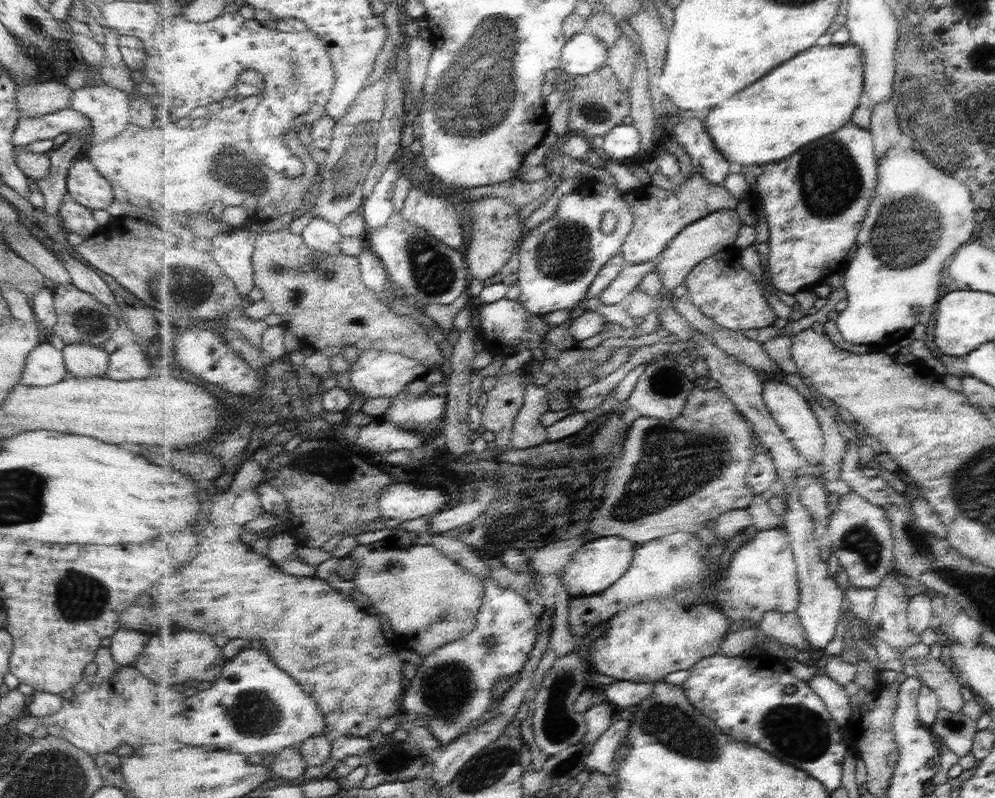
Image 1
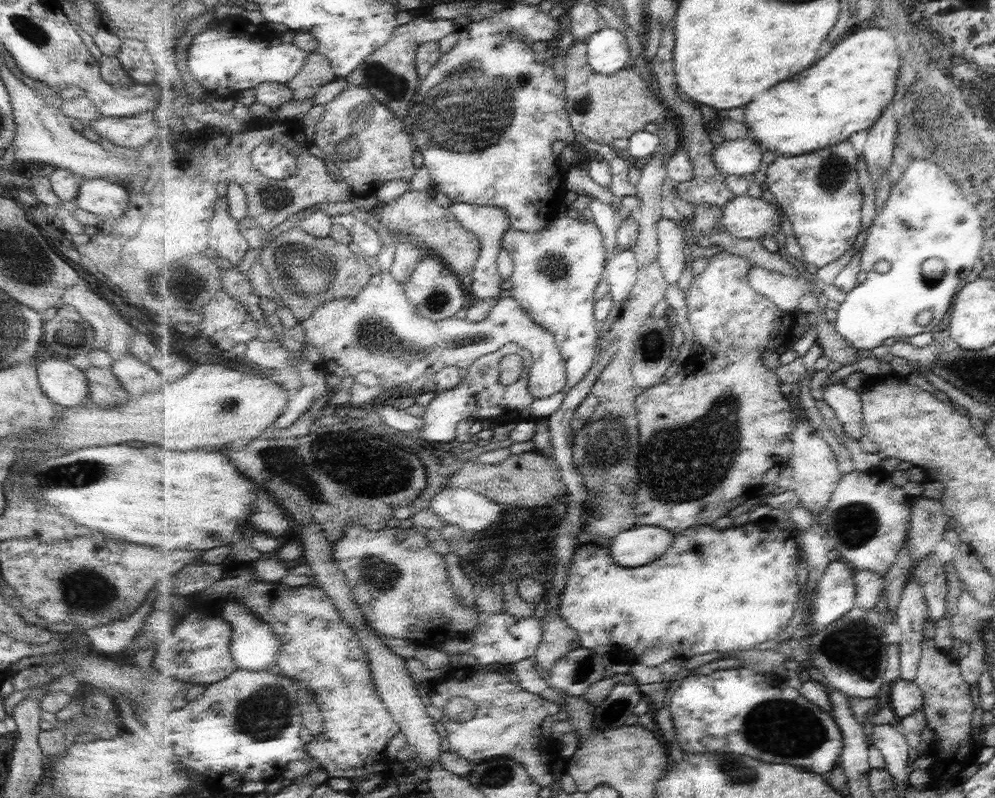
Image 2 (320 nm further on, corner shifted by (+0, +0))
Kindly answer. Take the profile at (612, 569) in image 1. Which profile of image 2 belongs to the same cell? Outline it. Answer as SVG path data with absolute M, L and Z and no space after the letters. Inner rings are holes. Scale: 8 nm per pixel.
M636 526L617 535L607 545L617 564L642 567L651 564L670 551L676 534L658 526Z

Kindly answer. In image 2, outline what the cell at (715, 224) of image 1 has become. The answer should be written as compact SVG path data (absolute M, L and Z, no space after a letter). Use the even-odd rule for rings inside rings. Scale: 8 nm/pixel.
M745 194L730 201L722 206L724 233L742 239L759 239L773 234L781 226L782 207L767 202L763 197L753 198Z

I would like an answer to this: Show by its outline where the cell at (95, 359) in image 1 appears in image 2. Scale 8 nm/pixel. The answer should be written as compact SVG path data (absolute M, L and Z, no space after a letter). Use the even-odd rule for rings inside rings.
M93 367L83 372L87 382L88 402L99 408L113 408L114 405L123 404L128 396L119 386L118 381L110 372L109 367Z

